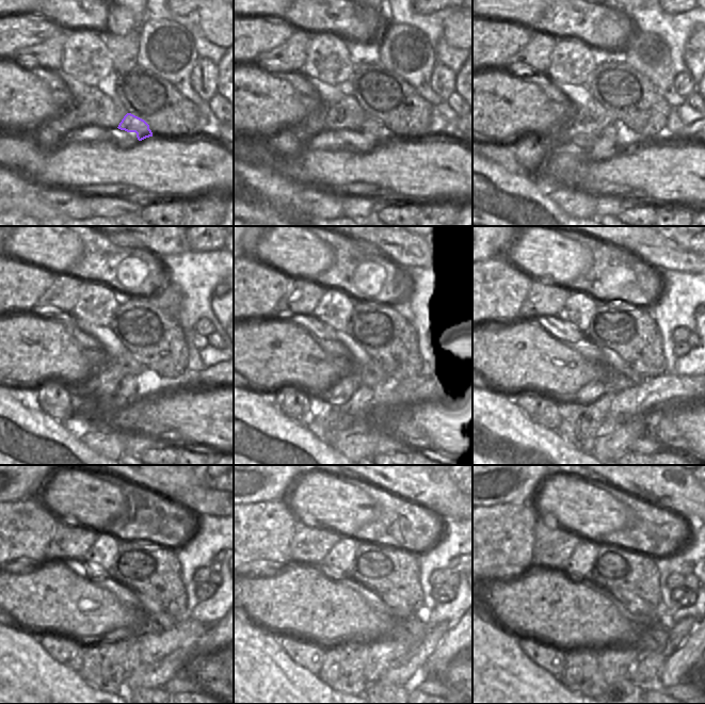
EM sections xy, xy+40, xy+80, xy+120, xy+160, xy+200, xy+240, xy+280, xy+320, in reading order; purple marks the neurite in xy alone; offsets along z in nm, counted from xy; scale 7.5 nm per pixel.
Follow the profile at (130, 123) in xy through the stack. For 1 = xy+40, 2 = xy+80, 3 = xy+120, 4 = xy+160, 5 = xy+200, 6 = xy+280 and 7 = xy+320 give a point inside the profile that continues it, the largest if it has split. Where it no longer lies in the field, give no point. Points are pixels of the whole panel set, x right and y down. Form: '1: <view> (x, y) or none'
1: xy+40 (370, 126)
2: xy+80 (615, 130)
3: xy+120 (103, 416)
4: xy+160 (335, 420)
5: xy+200 (579, 424)
6: xy+280 (342, 669)
7: xy+320 (582, 673)

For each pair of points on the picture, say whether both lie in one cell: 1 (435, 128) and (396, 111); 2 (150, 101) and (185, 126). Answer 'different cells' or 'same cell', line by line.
1: different cells
2: same cell

